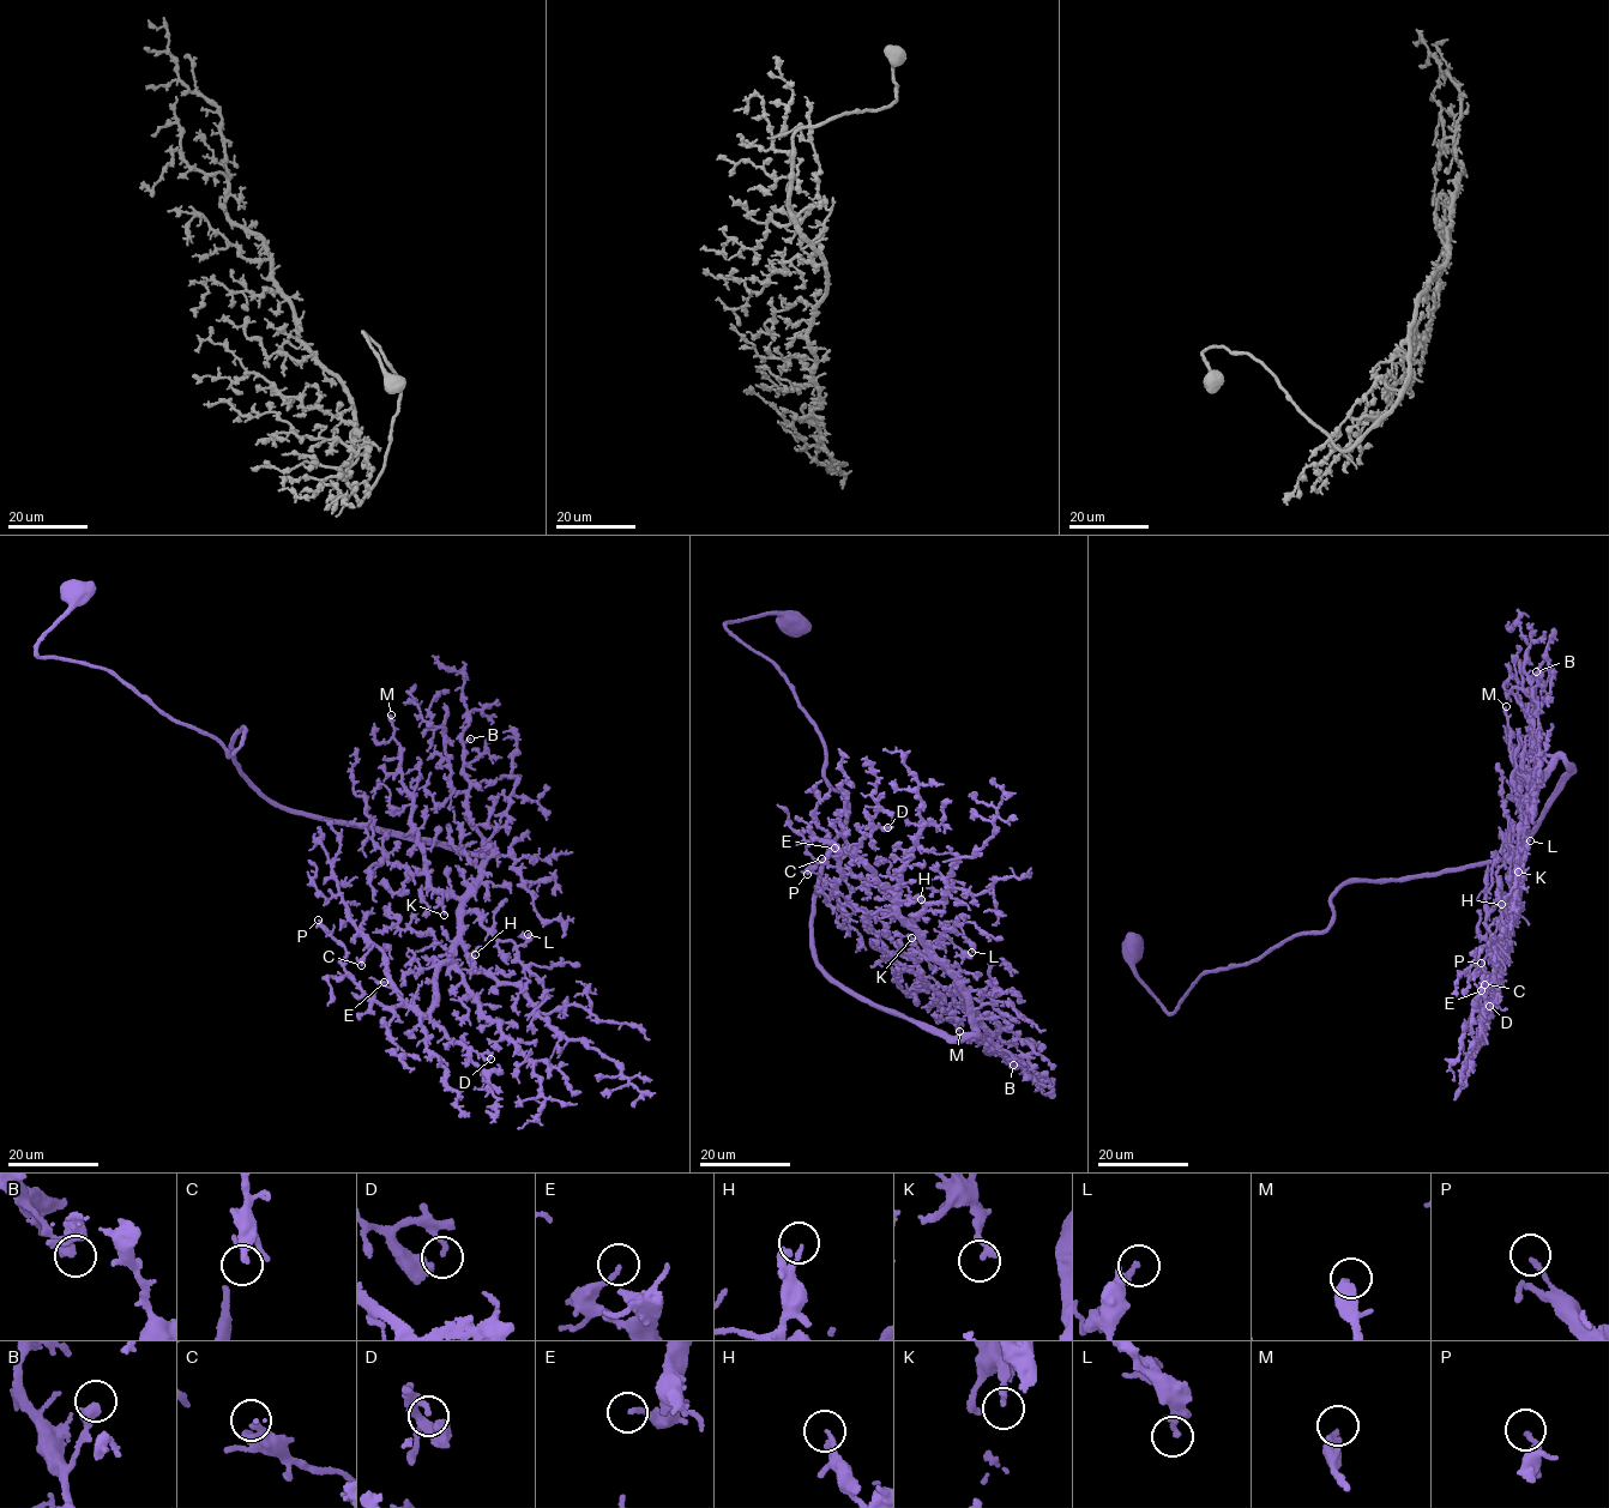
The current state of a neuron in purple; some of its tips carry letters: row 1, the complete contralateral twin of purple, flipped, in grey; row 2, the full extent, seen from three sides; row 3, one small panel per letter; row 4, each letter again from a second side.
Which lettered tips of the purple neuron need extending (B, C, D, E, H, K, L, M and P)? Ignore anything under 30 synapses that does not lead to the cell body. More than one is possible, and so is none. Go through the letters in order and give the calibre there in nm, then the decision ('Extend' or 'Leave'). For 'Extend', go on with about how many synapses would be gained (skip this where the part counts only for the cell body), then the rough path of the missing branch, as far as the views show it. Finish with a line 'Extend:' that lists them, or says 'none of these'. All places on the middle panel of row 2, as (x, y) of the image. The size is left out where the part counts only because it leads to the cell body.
B: Thickness 420 nm. Leave
C: Thickness 320 nm. Leave
D: Thickness 150 nm. Leave
E: Thickness 150 nm. Leave
H: Thickness 220 nm. Leave
K: Thickness 240 nm. Leave
L: Thickness 190 nm. Leave
M: Thickness 320 nm. Extend. Roughly 45 synapses. Course of what is missing: (959, 1031), (965, 1030), (986, 1053), (992, 1051)
P: Thickness 160 nm. Leave
Extend: M

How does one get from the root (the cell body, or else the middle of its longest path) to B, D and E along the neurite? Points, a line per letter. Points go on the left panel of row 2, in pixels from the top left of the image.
B: (76, 593), (40, 658), (109, 670), (229, 755), (246, 730), (235, 760), (272, 803), (486, 852), (470, 739)
D: (76, 593), (40, 658), (109, 670), (229, 755), (246, 730), (265, 800), (486, 844), (431, 1018), (490, 1059)
E: (76, 593), (40, 658), (109, 670), (229, 755), (246, 730), (265, 800), (486, 844), (433, 1008), (384, 982)

